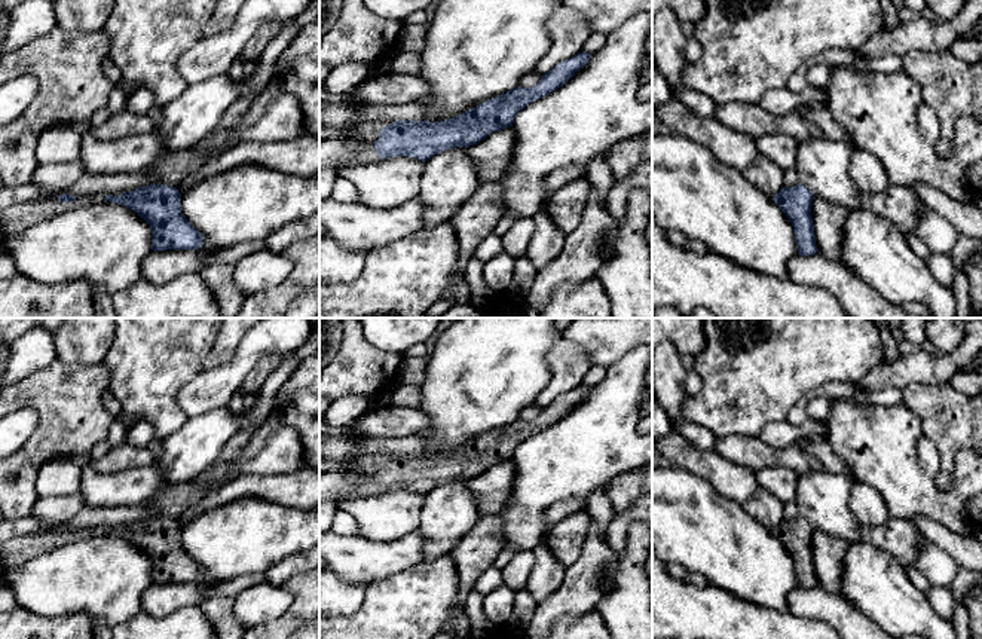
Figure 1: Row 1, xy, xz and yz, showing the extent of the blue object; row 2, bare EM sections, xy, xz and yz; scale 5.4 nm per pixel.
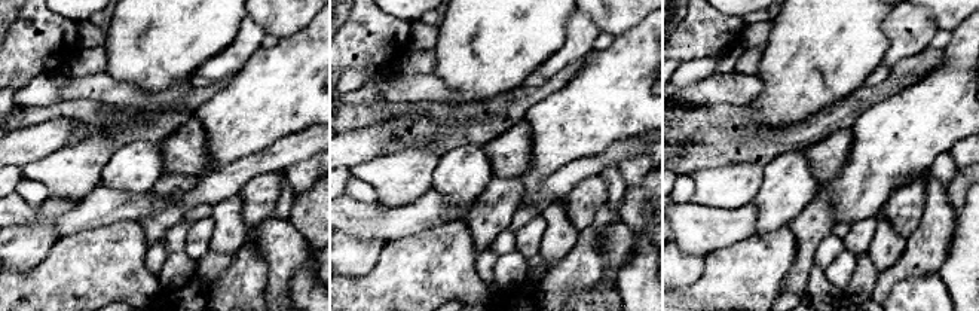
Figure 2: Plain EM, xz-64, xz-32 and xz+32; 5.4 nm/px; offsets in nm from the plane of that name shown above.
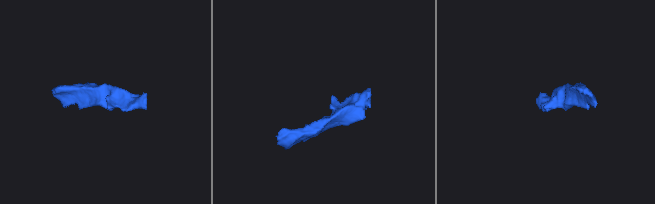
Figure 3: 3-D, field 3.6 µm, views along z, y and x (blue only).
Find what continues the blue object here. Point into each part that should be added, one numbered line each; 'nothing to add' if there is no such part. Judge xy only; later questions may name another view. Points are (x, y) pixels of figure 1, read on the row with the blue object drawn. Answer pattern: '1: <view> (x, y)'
1: xy (18, 217)

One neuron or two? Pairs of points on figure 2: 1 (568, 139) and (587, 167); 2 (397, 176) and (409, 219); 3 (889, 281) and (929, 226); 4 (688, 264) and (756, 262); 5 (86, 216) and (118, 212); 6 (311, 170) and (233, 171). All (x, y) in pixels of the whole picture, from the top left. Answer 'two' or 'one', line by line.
1: two
2: two
3: one
4: two
5: one
6: two

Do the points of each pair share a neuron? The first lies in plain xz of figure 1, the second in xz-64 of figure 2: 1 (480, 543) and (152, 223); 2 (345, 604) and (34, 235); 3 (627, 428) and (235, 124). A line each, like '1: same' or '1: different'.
1: same
2: same
3: same

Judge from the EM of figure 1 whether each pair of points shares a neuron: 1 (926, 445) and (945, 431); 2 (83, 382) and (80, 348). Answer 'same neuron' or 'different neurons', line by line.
1: different neurons
2: different neurons

